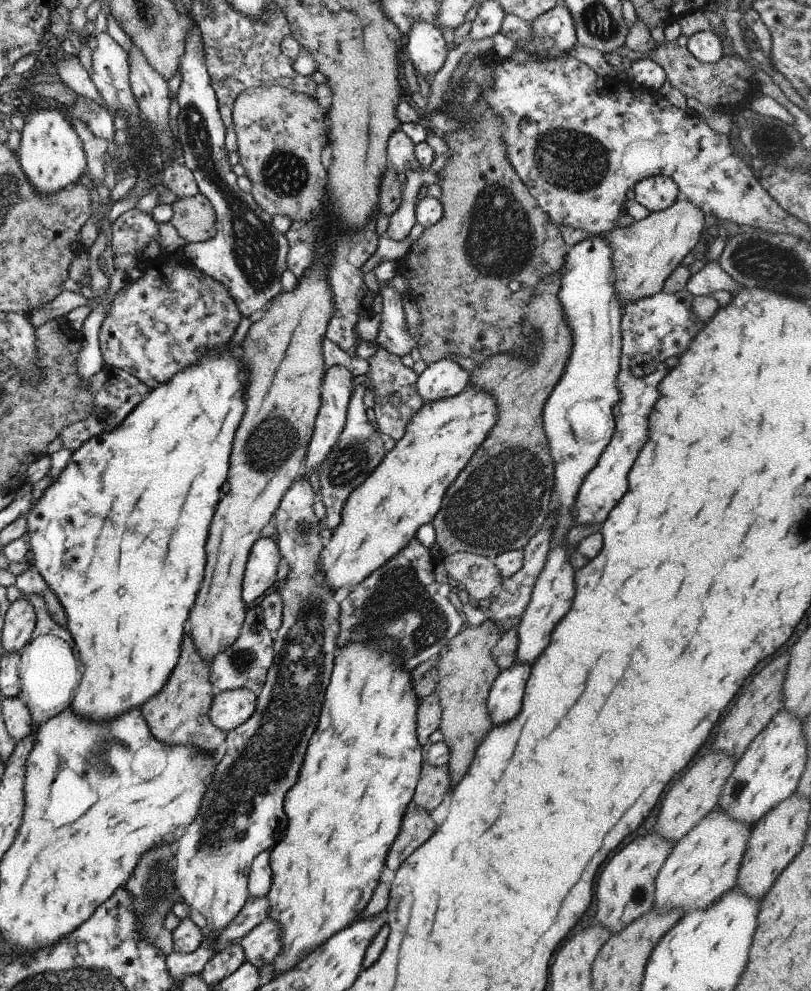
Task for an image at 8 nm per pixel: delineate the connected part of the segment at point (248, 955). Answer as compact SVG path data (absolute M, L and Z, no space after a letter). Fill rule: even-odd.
M267 917L237 942L243 950L245 961L261 969L271 964L273 958L281 952L281 928L277 920Z

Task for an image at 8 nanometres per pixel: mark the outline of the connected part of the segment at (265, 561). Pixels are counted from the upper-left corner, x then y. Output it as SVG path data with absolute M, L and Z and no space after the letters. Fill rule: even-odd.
M259 537L252 544L242 577L241 598L245 604L274 584L280 559L279 549L270 537Z

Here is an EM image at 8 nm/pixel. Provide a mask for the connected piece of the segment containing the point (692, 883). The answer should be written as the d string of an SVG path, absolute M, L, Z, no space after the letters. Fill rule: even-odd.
M718 805L703 816L685 836L674 843L654 880L652 906L659 912L681 908L683 913L693 908L707 908L717 902L723 892L735 885L739 864L749 840L751 826L731 820Z

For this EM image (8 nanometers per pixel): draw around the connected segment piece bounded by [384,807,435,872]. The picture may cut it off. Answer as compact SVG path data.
M417 807L406 810L397 836L387 851L385 868L395 872L401 862L433 834L433 830L435 830L435 822L431 820L428 812Z

